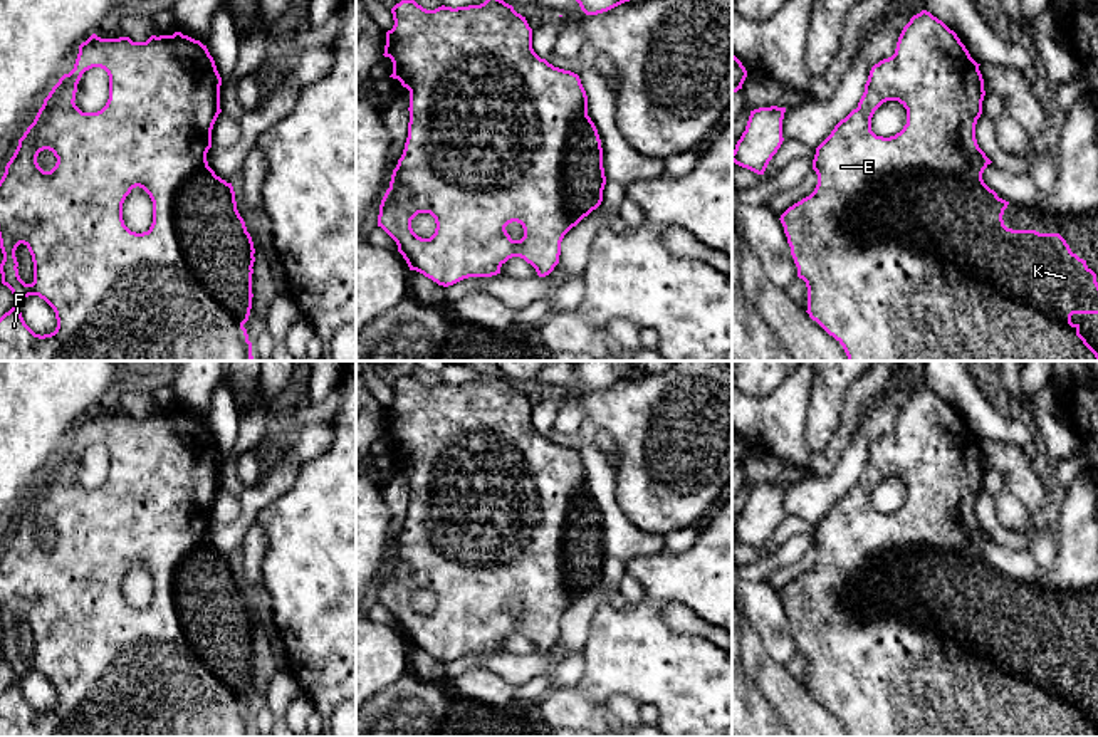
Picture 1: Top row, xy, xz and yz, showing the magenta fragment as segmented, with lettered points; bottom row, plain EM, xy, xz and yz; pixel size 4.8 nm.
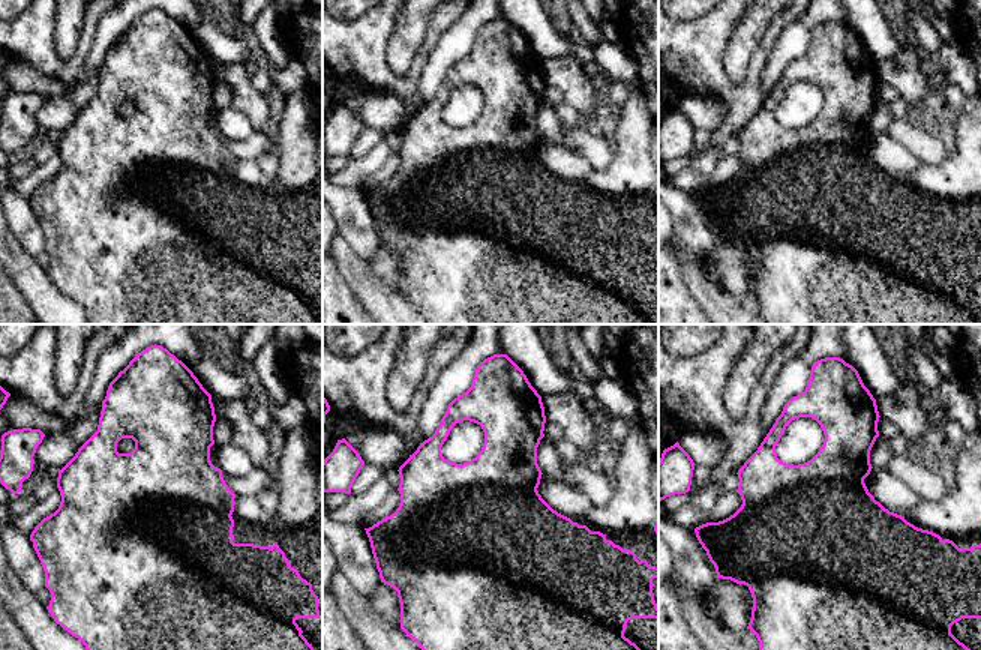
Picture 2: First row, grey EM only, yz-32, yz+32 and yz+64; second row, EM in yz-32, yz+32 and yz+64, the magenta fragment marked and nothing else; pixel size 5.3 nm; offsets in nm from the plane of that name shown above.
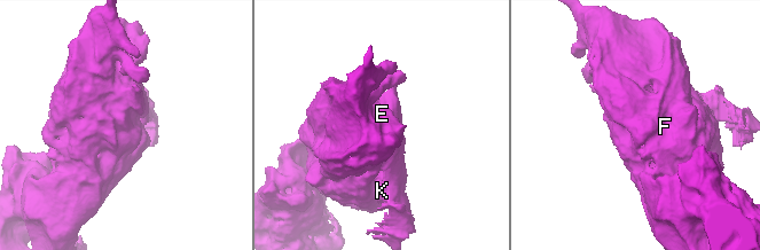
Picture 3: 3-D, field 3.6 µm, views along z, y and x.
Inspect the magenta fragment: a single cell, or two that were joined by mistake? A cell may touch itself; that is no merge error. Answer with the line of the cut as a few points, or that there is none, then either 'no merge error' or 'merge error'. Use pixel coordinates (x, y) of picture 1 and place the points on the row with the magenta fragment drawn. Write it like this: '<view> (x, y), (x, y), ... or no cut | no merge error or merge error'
yz (858, 212), (862, 230), (912, 235), (952, 266), (1078, 333) | merge error

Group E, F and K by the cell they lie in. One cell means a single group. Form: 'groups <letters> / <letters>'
groups E F / K

